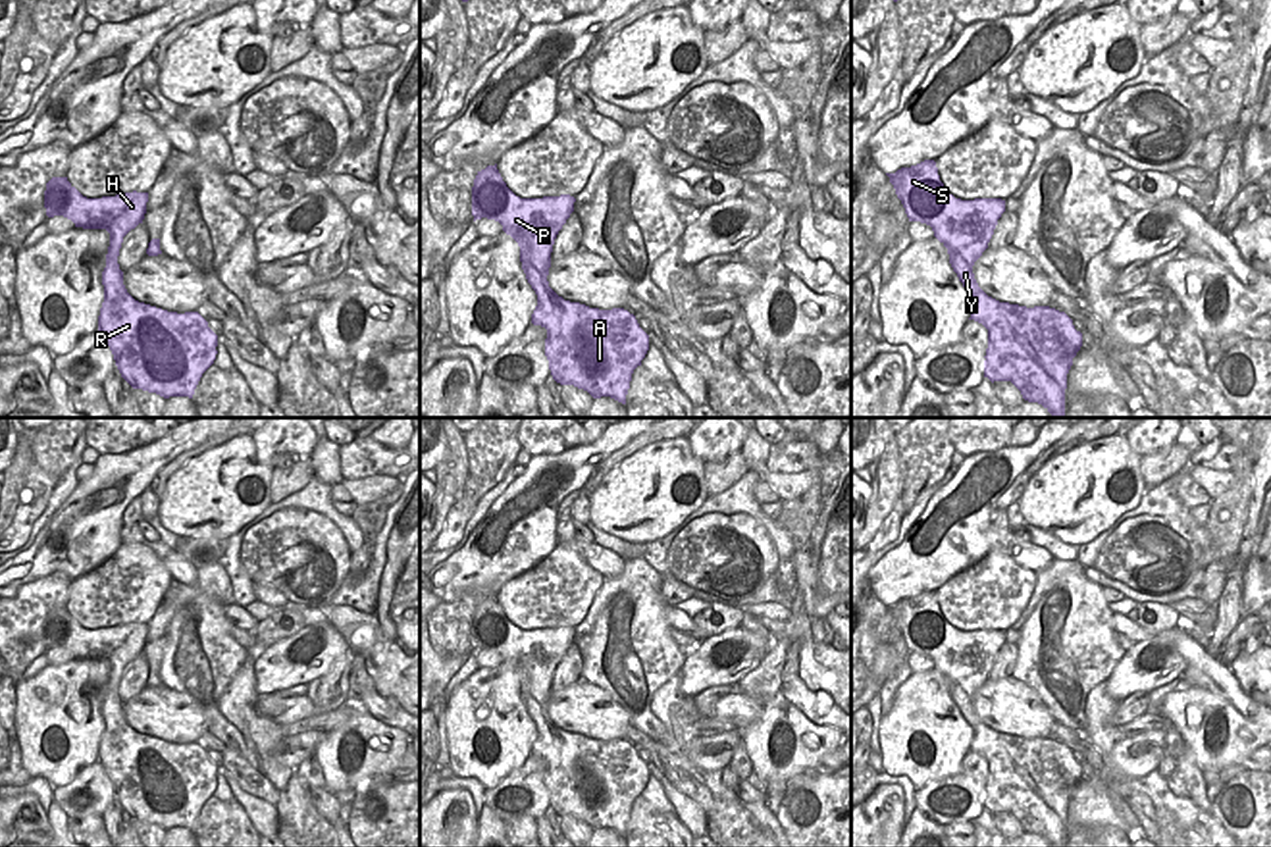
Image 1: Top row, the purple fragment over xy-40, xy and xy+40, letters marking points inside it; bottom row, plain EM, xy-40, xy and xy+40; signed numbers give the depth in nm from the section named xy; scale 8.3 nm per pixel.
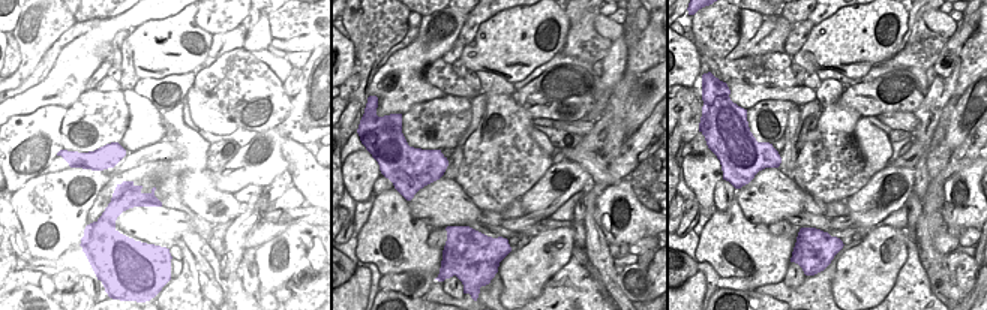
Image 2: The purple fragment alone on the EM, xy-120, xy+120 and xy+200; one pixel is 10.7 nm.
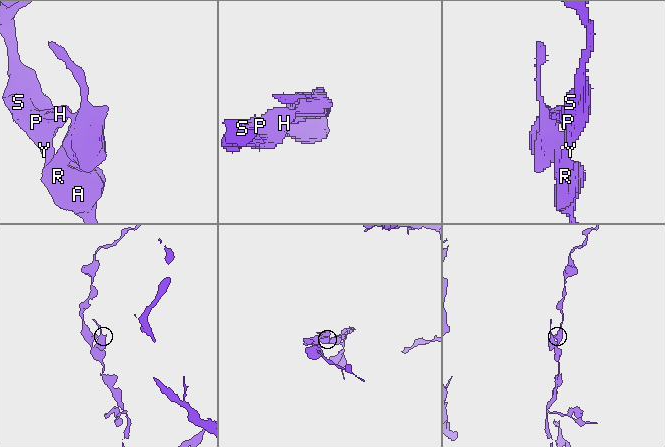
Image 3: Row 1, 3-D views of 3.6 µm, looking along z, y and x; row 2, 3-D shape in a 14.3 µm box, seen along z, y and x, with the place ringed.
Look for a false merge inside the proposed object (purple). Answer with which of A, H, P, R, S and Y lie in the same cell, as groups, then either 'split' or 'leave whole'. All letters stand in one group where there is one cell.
groups A H P R S Y; leave whole

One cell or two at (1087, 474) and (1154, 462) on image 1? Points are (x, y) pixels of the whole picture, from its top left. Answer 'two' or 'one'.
two

